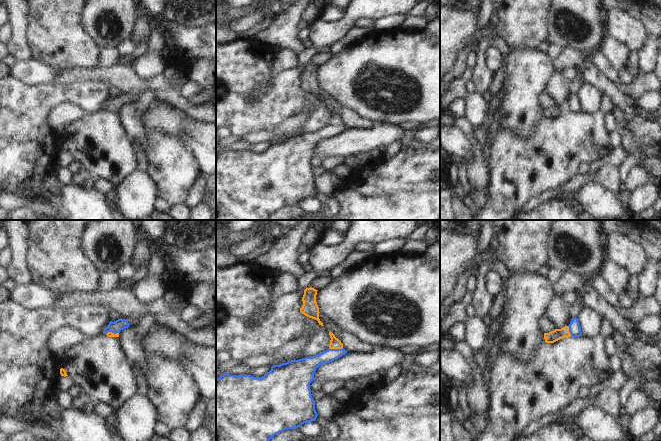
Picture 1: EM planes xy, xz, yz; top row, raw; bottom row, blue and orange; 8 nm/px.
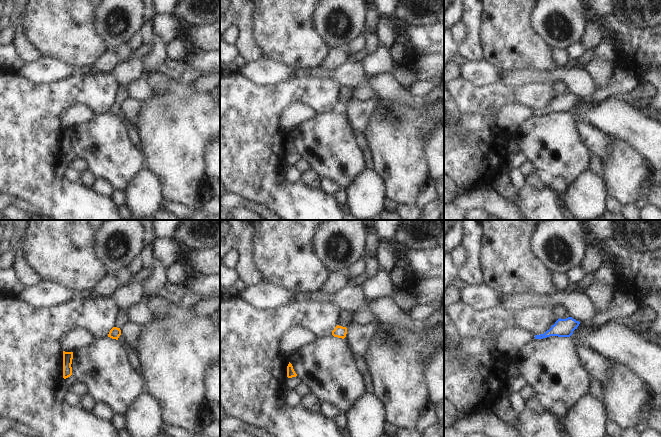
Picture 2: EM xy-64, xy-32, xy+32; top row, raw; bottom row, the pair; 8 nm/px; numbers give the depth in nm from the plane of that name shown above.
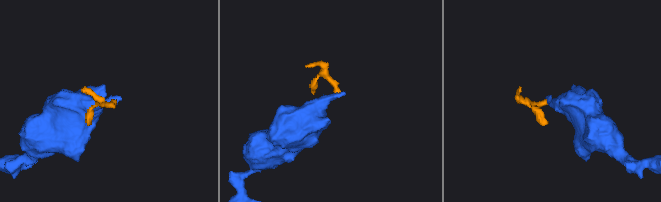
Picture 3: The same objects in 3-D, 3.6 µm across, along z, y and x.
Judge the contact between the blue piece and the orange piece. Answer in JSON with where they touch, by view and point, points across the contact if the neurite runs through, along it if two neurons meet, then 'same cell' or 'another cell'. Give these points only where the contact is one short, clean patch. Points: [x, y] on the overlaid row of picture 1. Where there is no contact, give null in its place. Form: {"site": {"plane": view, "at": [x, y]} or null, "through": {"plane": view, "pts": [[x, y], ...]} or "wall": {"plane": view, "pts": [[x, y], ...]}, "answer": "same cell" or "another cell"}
{"site": {"plane": "xz", "at": [335, 349]}, "wall": {"plane": "xz", "pts": [[342, 347], [329, 349]]}, "answer": "another cell"}

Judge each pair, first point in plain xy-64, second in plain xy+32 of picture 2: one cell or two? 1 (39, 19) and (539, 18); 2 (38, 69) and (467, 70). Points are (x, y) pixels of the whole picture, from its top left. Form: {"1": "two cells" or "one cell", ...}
{"1": "two cells", "2": "one cell"}

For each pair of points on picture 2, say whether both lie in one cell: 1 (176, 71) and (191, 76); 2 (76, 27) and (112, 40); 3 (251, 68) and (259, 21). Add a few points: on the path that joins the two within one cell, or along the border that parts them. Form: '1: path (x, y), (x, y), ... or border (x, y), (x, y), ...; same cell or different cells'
1: path (180, 71), (187, 75); same cell
2: border (95, 13), (95, 28), (107, 47); different cells
3: border (262, 56), (284, 64); different cells

